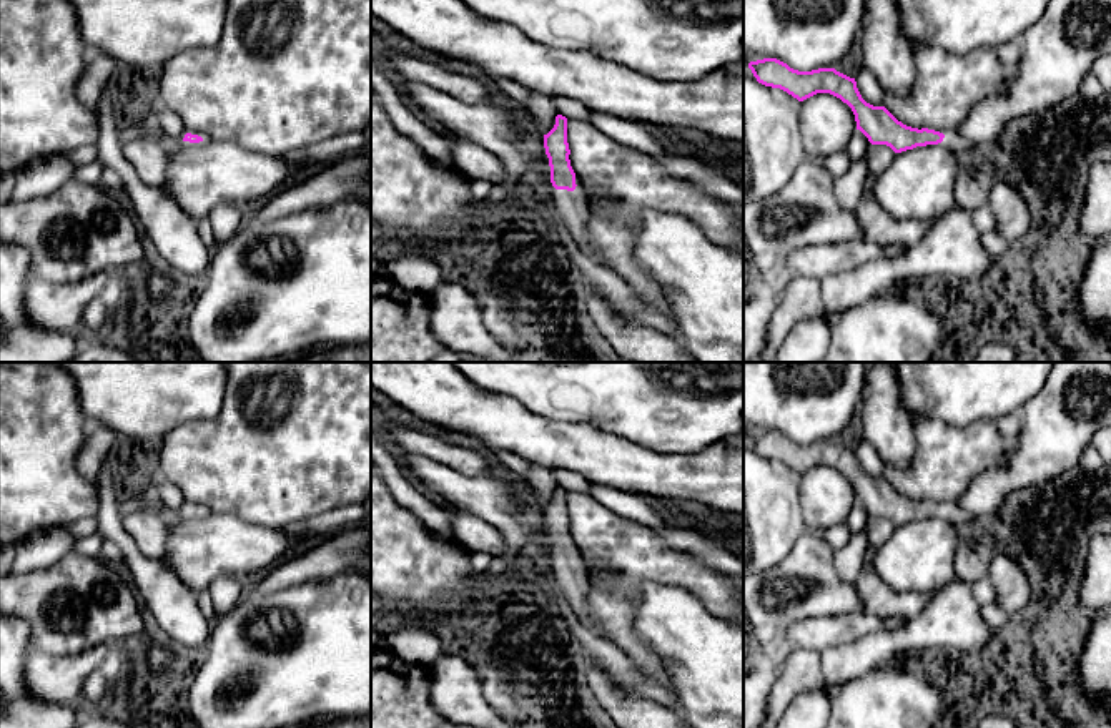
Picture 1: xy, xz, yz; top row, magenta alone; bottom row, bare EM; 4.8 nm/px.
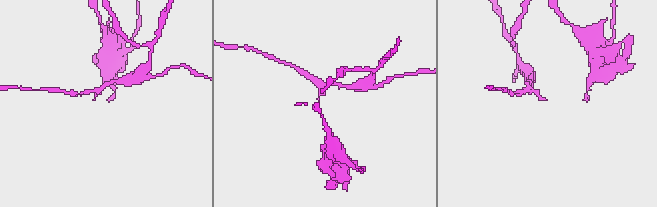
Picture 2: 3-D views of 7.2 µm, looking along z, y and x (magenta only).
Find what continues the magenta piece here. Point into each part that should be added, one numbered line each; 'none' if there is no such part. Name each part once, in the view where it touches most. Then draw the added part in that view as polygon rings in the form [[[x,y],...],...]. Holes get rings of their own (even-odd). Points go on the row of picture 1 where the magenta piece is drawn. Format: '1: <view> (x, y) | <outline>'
1: xz (572, 208) | [[[556,189],[554,199],[579,249],[595,263],[602,264],[600,258],[589,244],[585,226],[589,211],[582,196],[567,189]]]

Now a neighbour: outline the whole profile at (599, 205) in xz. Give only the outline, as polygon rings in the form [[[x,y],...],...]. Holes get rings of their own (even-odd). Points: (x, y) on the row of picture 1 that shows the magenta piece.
[[[575,186],[575,189],[572,193],[579,194],[585,201],[585,206],[590,208],[594,213],[597,213],[600,216],[610,216],[617,209],[617,206],[604,196],[587,198],[584,194],[584,189],[579,188],[579,186]]]

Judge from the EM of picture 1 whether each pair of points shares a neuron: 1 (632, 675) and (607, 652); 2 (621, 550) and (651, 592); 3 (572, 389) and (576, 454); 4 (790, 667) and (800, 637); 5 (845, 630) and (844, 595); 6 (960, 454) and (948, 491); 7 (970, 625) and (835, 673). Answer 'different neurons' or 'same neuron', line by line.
1: same neuron
2: different neurons
3: different neurons
4: different neurons
5: different neurons
6: same neuron
7: same neuron

